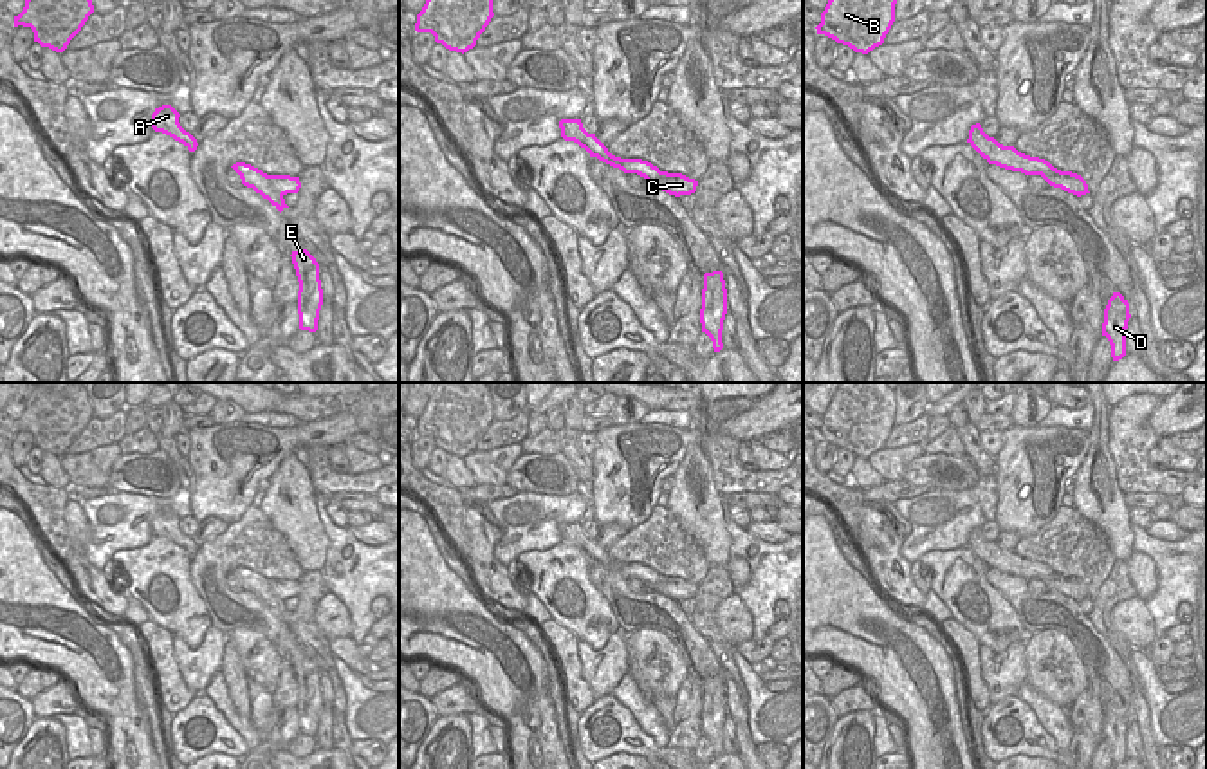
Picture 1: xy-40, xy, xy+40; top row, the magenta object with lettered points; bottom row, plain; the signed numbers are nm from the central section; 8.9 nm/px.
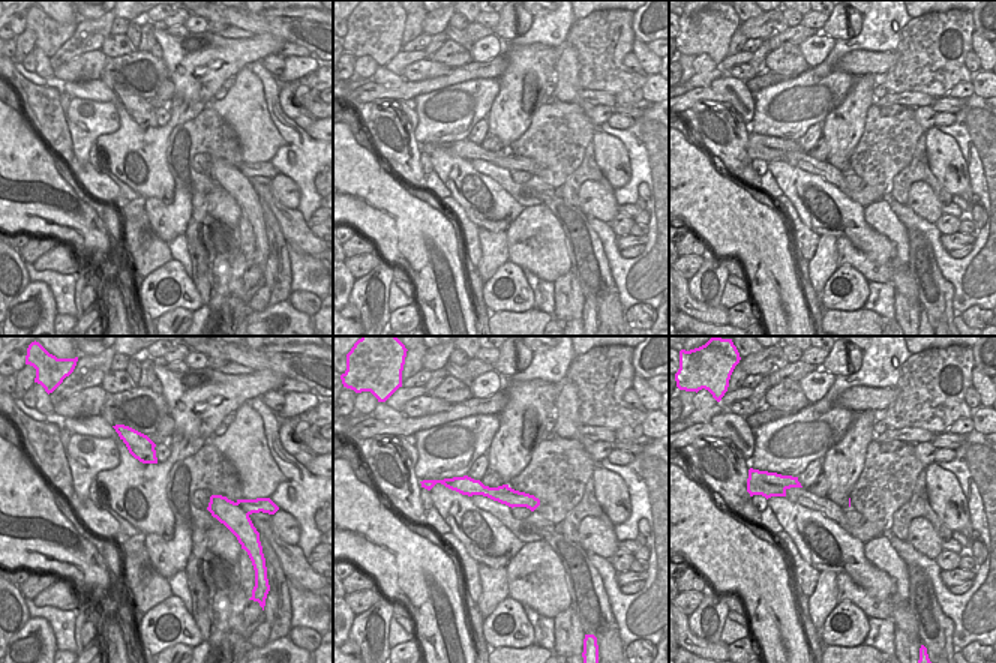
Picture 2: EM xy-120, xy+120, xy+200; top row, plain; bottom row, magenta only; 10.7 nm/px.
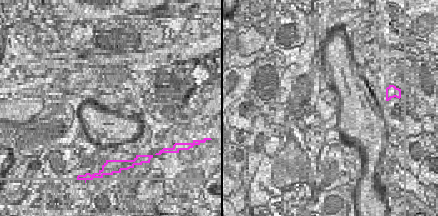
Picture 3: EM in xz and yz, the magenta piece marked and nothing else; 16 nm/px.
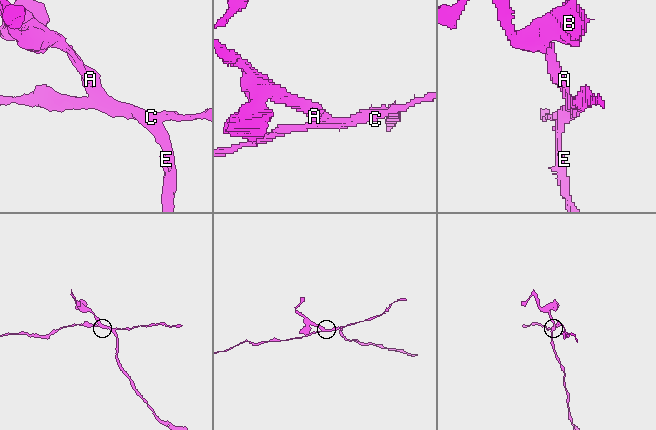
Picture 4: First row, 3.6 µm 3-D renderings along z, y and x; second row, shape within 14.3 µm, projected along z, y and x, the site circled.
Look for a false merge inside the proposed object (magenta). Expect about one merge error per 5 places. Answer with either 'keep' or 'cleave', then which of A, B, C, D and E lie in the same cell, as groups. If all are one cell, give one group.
cleave; groups A B D E / C

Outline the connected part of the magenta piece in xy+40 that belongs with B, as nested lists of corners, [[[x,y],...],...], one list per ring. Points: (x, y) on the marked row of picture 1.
[[[828,0],[817,34],[868,54],[884,43],[895,22],[897,0]]]

